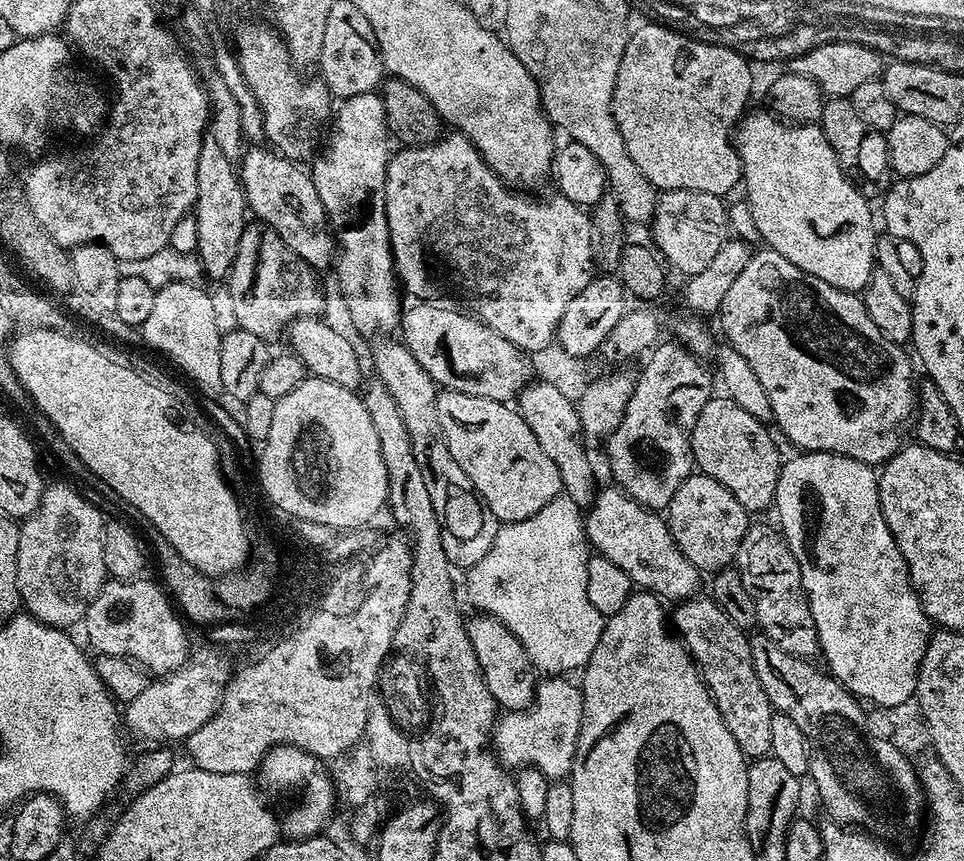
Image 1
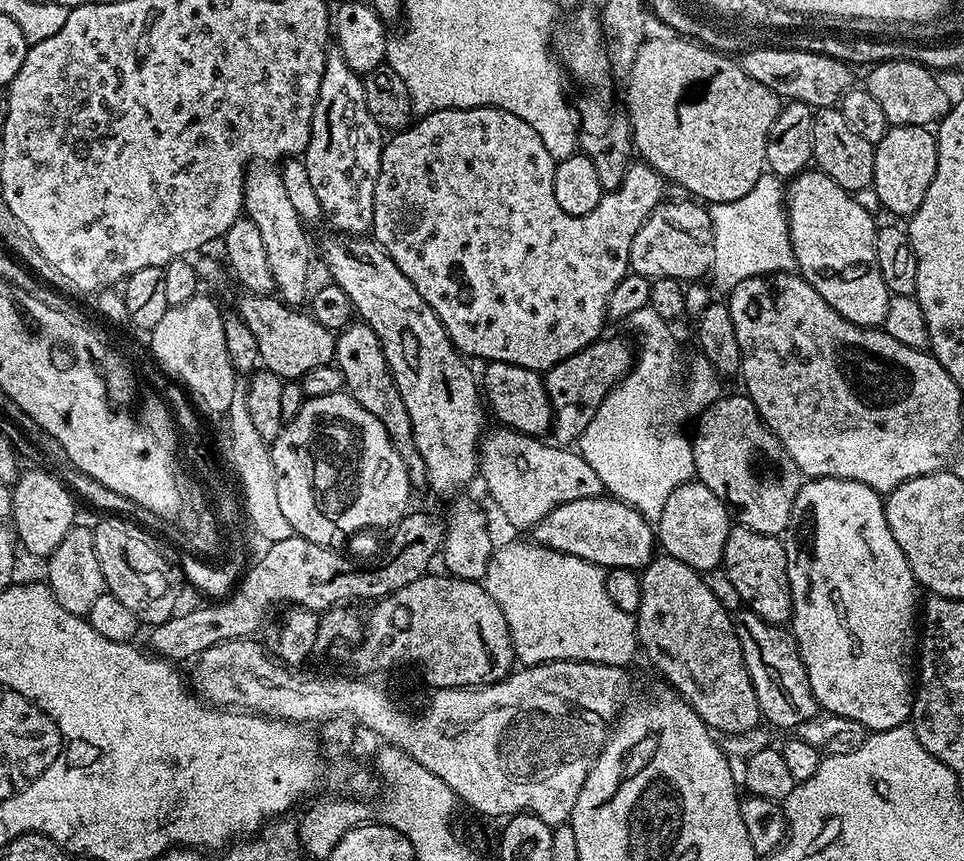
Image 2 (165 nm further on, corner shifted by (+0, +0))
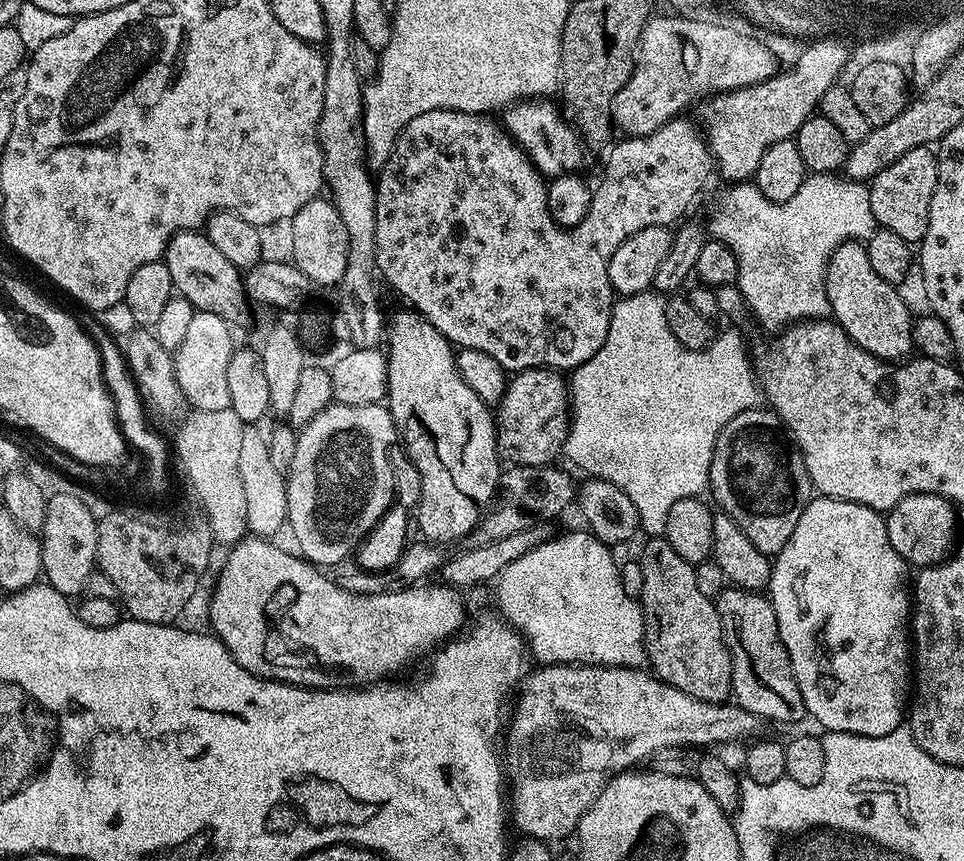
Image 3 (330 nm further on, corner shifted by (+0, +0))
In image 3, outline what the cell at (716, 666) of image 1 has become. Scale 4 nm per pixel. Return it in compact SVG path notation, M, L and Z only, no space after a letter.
M660 534L648 538L644 549L638 553L638 559L642 566L642 594L638 603L644 615L644 651L647 663L652 663L651 671L670 687L682 690L704 704L725 703L732 696L732 659L724 644L720 615L714 601L698 590L692 573L693 565L678 558L678 554L674 554L674 546L670 546L670 542Z

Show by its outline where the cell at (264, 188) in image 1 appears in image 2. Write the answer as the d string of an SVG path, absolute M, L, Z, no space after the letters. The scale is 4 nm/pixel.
M347 234L331 235L324 240L324 260L332 275L329 276L331 283L345 291L352 301L355 315L363 323L370 325L374 334L378 334L378 342L386 354L386 362L398 386L398 394L402 394L402 402L406 402L406 414L410 414L414 446L418 446L426 462L428 488L440 496L455 497L465 491L463 488L472 479L477 479L480 467L480 441L485 431L485 409L482 407L482 392L478 387L477 377L476 380L472 377L472 372L468 369L469 361L452 345L438 314L430 310L422 294L414 290L414 282L410 282L410 278L406 278L406 274L402 274L402 270L394 266L390 254L386 254L375 239L353 238Z

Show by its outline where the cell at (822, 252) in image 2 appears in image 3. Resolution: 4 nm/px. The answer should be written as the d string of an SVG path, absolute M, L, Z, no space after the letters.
M847 240L845 244L840 244L832 252L828 259L828 273L824 279L826 282L826 294L832 307L830 316L840 329L852 339L855 344L862 346L870 354L874 354L879 360L890 360L893 362L903 361L911 357L914 352L912 342L912 321L913 313L908 313L908 308L904 305L904 300L900 297L901 289L895 284L886 282L886 278L878 278L878 273L874 271L874 266L870 266L868 249L863 243Z

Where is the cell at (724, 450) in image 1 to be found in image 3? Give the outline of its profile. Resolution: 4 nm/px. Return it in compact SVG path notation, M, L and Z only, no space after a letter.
M750 406L745 412L737 412L730 418L730 422L726 422L726 426L718 434L716 445L714 446L714 454L710 462L710 474L708 475L706 484L712 488L712 496L716 499L715 507L719 509L723 515L729 516L738 527L742 530L742 534L746 534L746 538L750 538L750 542L754 542L754 546L758 546L758 550L762 550L762 554L766 554L769 558L775 557L777 552L782 550L782 546L786 546L786 542L790 542L790 534L794 534L794 526L798 526L798 518L802 518L802 510L806 510L808 501L813 499L814 489L812 480L808 477L808 471L804 465L804 455L800 453L799 448L792 443L791 439L786 438L782 431L780 417L767 407Z

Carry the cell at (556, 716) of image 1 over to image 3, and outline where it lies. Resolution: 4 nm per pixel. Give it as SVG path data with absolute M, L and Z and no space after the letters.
M549 664L535 669L537 672L527 677L515 697L516 713L511 713L510 723L506 728L506 735L502 740L502 763L506 769L506 784L510 789L510 820L524 831L525 837L533 840L564 840L568 835L575 833L580 826L580 819L586 814L586 810L598 798L598 794L614 776L627 772L639 760L655 757L656 753L663 752L665 748L687 749L687 744L697 744L700 750L704 750L707 744L732 744L735 740L751 741L761 735L762 721L759 716L750 714L750 710L740 707L735 702L705 704L698 698L686 694L682 690L672 688L657 678L651 671L640 668L597 668L595 666L577 666L575 664Z

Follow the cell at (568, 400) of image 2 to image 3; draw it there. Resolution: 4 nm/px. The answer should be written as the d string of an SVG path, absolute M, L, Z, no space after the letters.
M527 368L505 383L504 393L494 408L496 447L509 465L548 466L564 450L570 423L570 384L551 368Z

